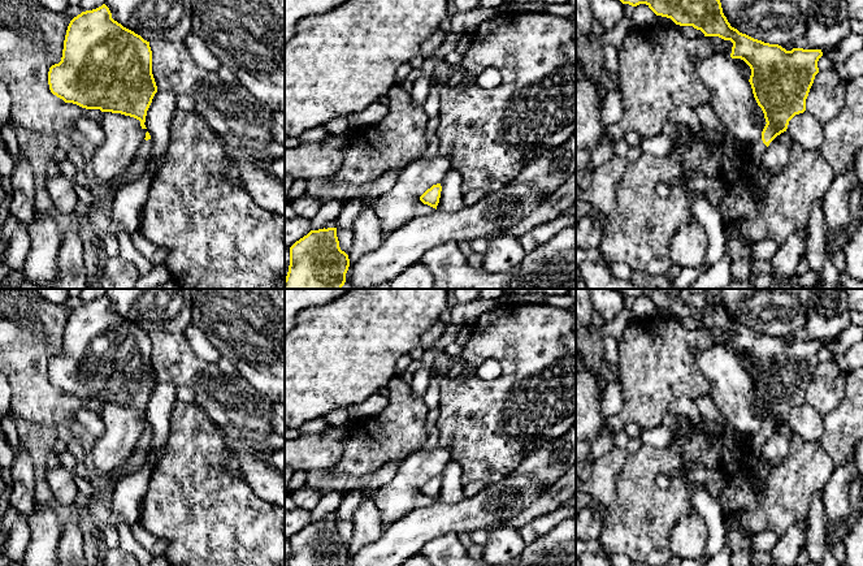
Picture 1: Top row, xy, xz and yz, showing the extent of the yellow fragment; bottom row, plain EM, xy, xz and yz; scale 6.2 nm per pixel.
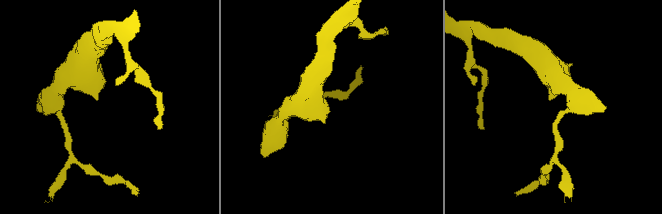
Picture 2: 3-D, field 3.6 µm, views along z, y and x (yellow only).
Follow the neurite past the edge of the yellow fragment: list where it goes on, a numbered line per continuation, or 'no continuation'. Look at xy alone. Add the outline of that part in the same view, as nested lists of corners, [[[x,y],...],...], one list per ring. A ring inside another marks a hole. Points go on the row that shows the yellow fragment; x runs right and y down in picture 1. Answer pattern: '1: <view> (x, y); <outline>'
1: xy (143, 152); [[[144,139],[142,142],[140,147],[138,148],[131,164],[138,161],[138,160],[148,160],[151,156],[151,151],[152,151],[152,139],[148,139],[148,141]],[[129,167],[120,176],[123,176],[127,172]]]

